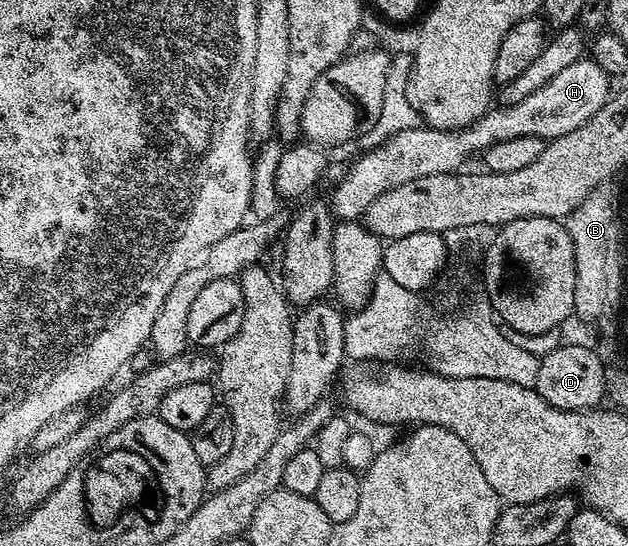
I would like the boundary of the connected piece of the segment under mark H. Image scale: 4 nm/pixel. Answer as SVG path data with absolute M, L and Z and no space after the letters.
M591 57L580 59L574 65L569 65L553 77L551 81L537 89L532 95L525 97L517 103L504 104L505 107L493 107L471 126L463 130L443 131L430 127L418 127L405 130L387 139L378 147L366 150L348 171L332 197L329 197L330 211L336 222L356 222L370 205L371 201L377 199L383 193L397 188L399 185L407 184L409 181L418 180L421 177L435 176L437 173L456 172L469 156L484 152L492 144L507 141L514 137L535 136L546 141L566 136L572 130L577 129L591 119L606 104L612 94L611 77L603 69L599 68L597 62Z

